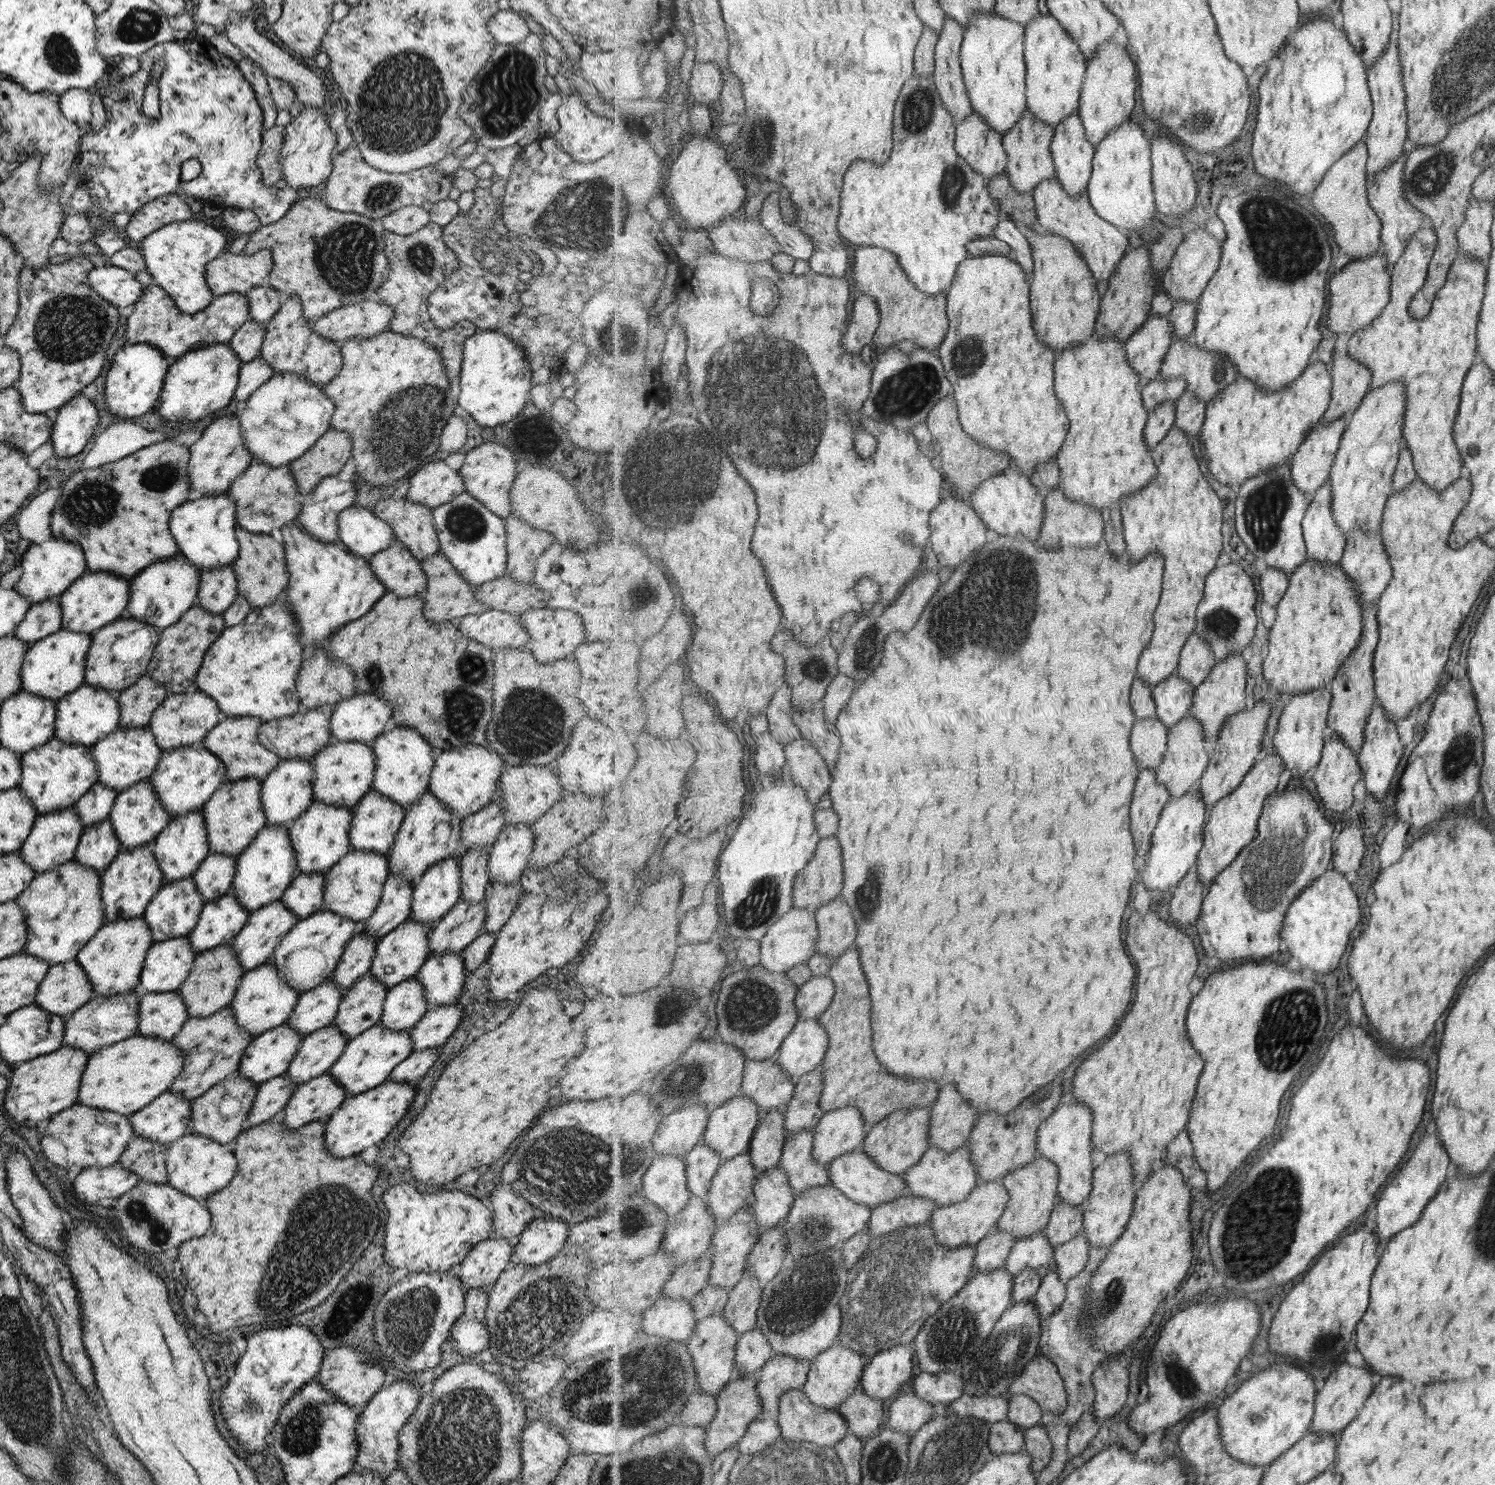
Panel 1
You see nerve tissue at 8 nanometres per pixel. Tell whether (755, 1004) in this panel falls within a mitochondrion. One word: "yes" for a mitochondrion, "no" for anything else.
yes

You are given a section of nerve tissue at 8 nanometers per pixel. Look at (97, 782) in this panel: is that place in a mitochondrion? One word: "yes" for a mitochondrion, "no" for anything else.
no

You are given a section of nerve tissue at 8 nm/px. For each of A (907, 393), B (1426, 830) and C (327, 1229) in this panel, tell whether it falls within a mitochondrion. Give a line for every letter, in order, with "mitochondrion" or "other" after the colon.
A: mitochondrion
B: other
C: mitochondrion

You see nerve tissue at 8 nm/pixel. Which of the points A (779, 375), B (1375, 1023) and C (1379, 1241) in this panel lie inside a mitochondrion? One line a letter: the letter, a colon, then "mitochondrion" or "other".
A: mitochondrion
B: other
C: other

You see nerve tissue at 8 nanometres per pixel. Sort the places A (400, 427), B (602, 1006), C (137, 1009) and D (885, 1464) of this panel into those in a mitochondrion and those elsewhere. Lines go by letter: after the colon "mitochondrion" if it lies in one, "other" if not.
A: mitochondrion
B: other
C: other
D: mitochondrion

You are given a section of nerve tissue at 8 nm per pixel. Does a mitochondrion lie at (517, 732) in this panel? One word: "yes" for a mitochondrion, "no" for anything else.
yes

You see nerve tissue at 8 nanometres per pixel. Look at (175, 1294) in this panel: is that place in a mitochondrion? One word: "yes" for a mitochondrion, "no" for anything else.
no

